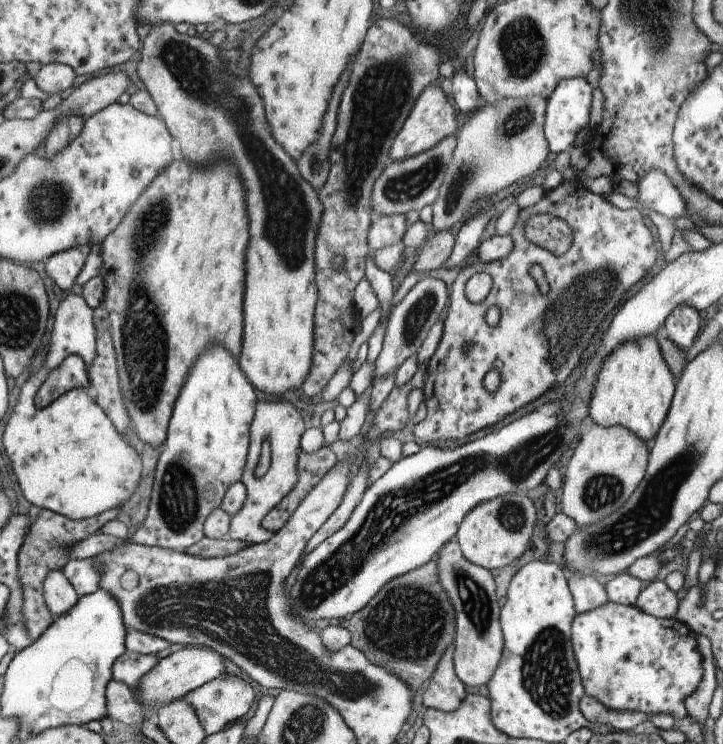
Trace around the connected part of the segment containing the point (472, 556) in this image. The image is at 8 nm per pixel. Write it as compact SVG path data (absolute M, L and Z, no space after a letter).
M511 493L480 502L463 516L454 538L468 562L487 571L503 569L526 552L531 545L536 513L525 493Z

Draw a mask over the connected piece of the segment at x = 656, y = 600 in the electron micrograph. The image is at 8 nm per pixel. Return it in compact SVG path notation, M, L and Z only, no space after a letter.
M651 581L644 584L634 606L655 619L671 619L675 617L678 599L663 582Z

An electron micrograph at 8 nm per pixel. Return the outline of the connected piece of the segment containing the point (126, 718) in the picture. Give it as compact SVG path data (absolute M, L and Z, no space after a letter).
M112 679L105 688L106 715L111 721L136 727L151 711L145 710L135 700L125 683Z

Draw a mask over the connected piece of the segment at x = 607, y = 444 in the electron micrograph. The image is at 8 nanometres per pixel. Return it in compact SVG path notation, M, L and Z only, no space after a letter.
M593 423L569 457L562 476L559 504L561 514L571 518L578 529L611 516L629 500L643 480L648 453L643 440L623 426L603 428Z

